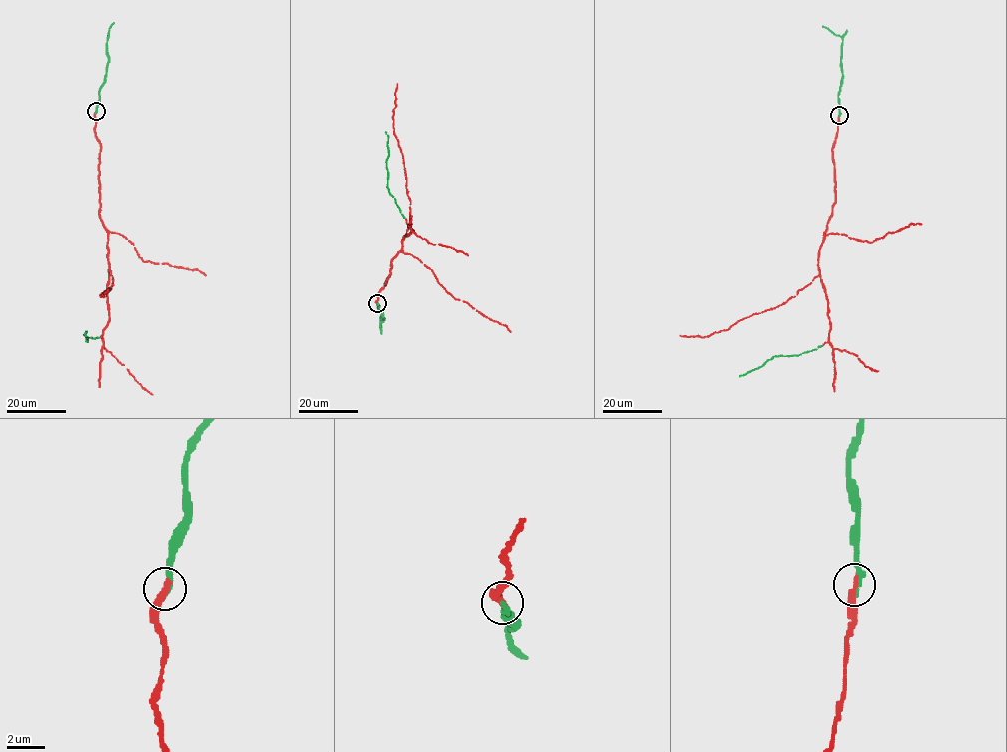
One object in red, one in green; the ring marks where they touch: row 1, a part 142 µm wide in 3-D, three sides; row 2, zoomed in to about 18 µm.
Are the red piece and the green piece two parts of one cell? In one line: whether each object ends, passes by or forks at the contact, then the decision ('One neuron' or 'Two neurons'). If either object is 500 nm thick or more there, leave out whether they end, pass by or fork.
At the ring red ends. At the ring green ends. One neuron

